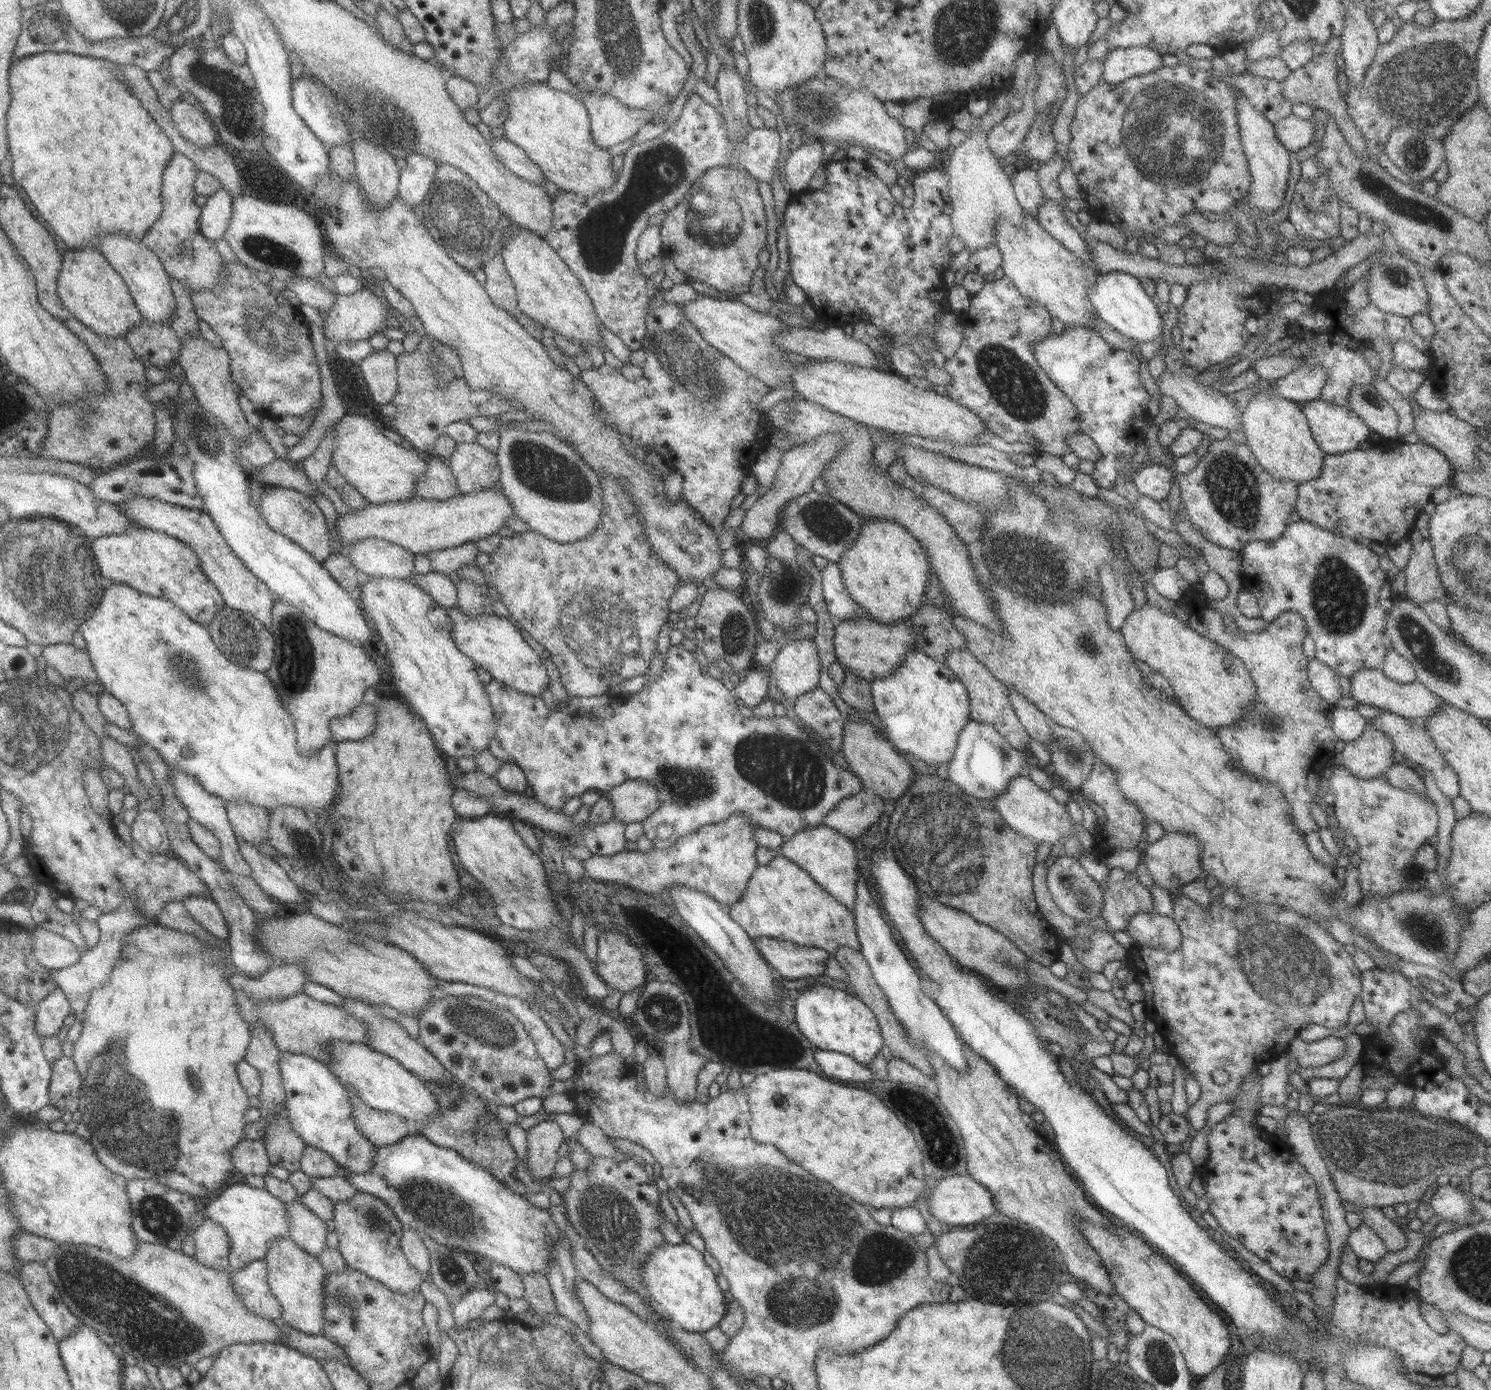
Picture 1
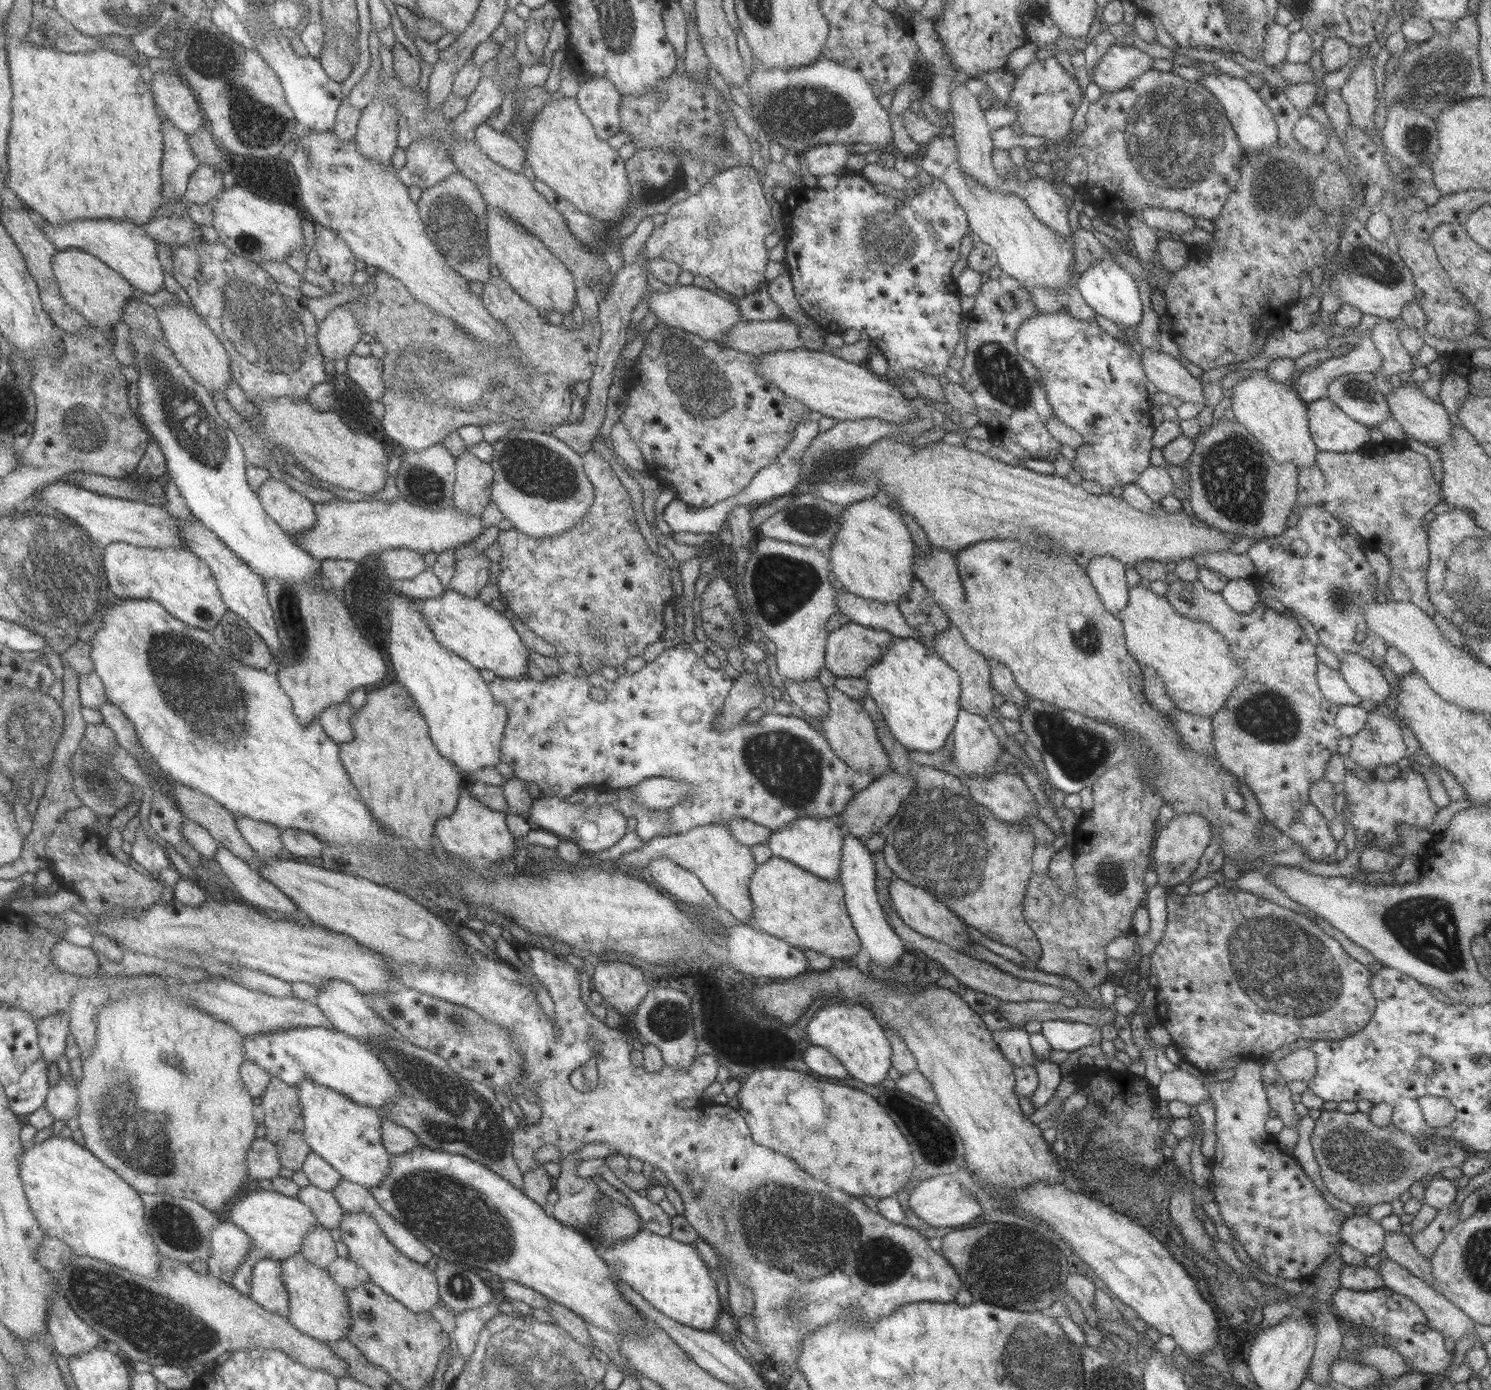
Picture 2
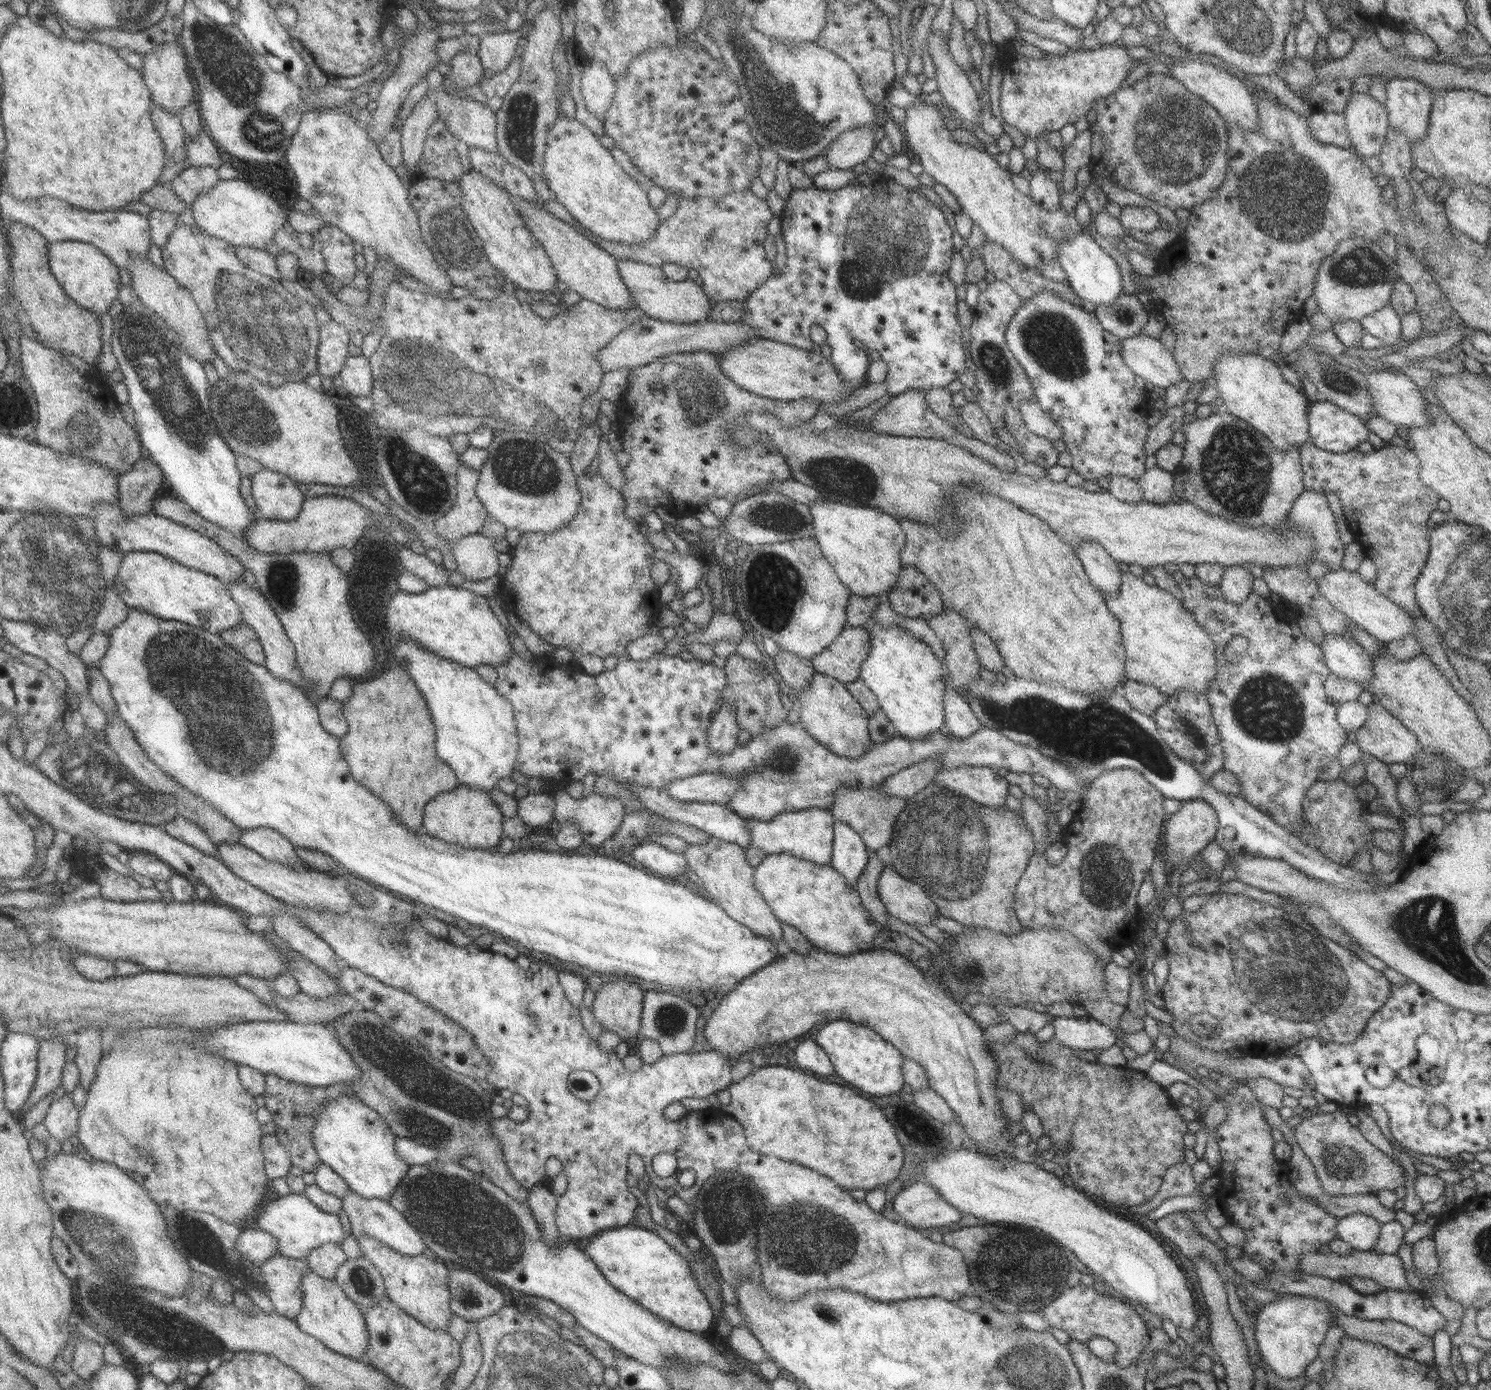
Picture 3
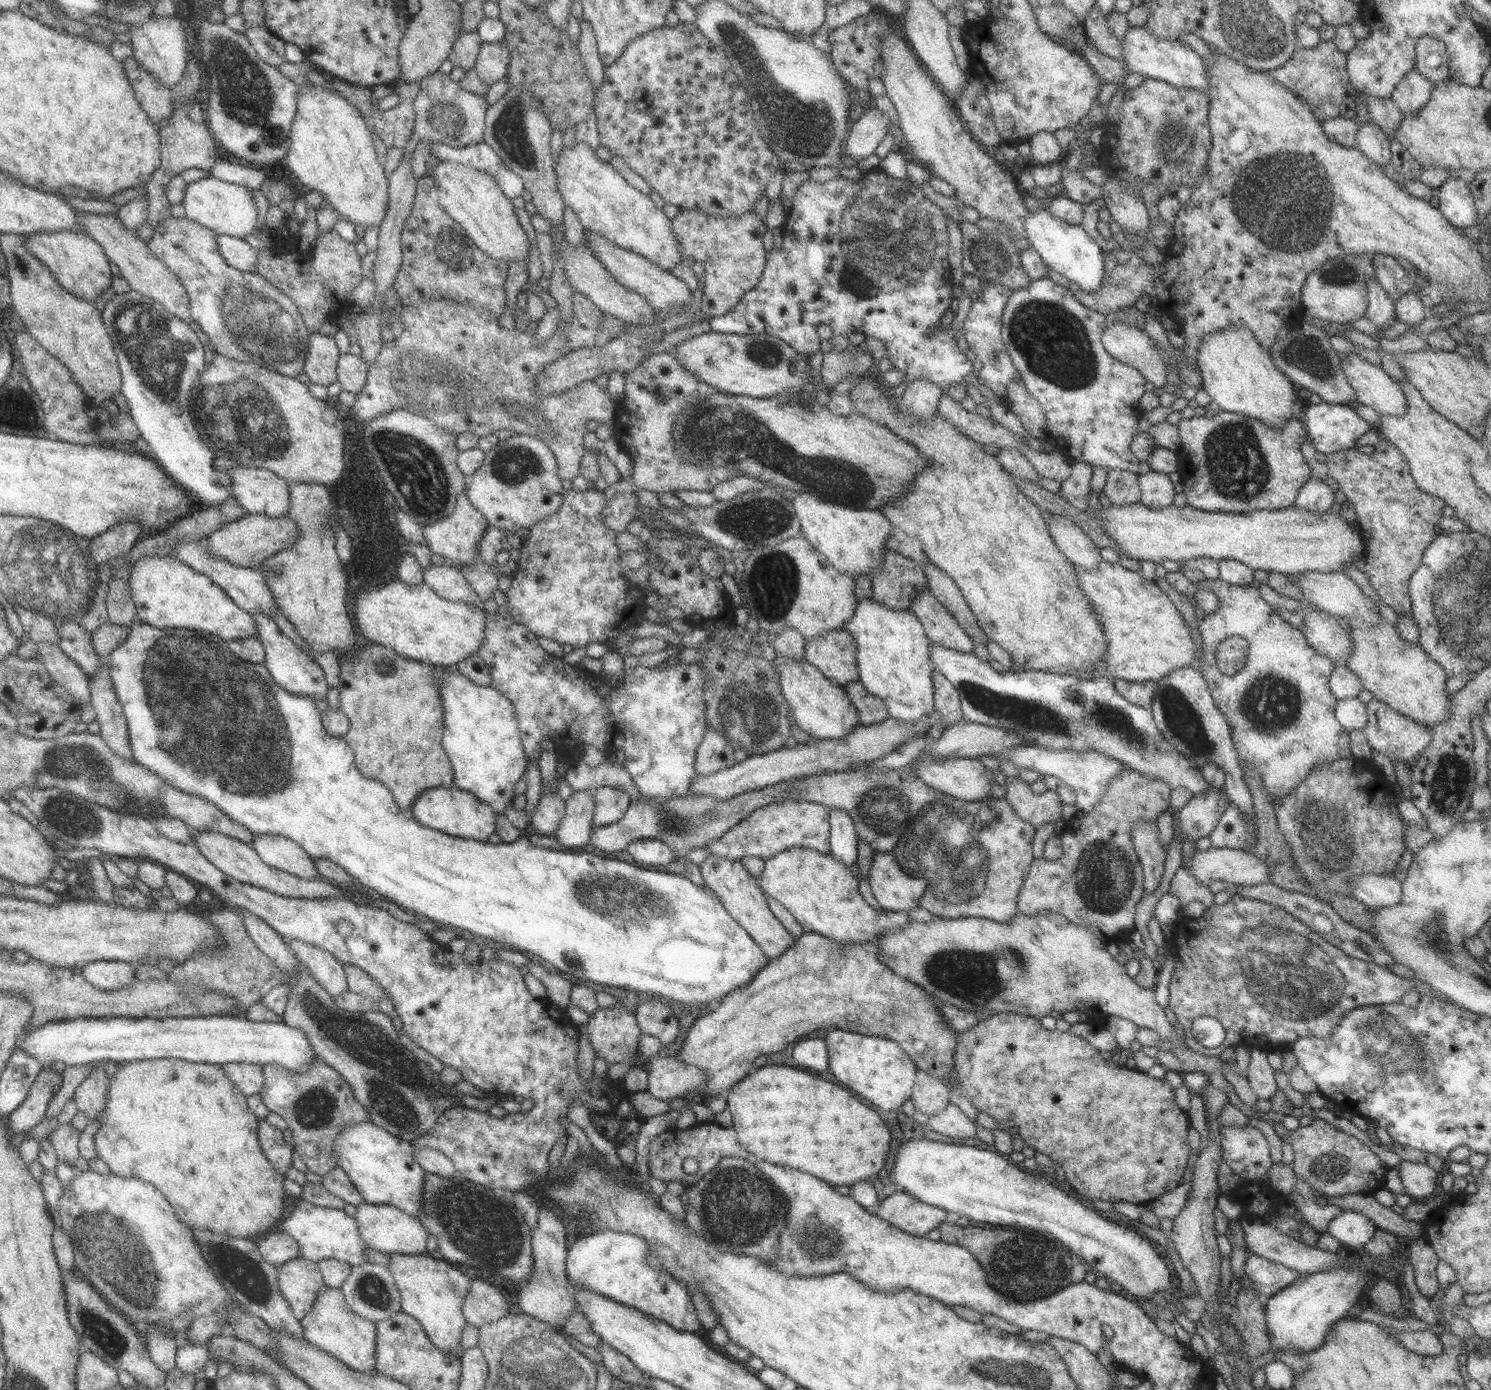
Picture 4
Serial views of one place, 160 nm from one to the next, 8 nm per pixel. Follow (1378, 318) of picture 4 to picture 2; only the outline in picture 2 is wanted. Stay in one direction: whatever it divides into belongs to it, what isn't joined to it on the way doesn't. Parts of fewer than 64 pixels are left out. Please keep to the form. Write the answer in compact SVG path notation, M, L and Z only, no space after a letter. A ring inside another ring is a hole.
M1392 319L1380 320L1371 330L1371 339L1383 354L1380 372L1387 378L1392 375L1407 377L1416 366L1411 361L1411 354L1402 346L1399 332L1392 324Z

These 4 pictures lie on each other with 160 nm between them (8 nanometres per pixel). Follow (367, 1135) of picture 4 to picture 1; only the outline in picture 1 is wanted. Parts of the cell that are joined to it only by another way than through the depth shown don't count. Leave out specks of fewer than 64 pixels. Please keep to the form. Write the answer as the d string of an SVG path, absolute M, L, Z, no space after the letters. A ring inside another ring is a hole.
M284 1052L279 1060L287 1094L288 1120L307 1146L327 1152L340 1166L356 1174L368 1172L375 1163L377 1145L372 1144L358 1128L353 1117L349 1092L335 1077L331 1067L311 1056Z

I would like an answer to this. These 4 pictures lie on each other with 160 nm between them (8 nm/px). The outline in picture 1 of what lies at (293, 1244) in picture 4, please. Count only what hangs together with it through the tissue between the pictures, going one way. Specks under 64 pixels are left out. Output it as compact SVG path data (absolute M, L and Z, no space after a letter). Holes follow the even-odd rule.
M204 1218L192 1238L195 1243L194 1260L198 1261L198 1264L204 1264L214 1270L228 1270L230 1238L220 1224L214 1224L210 1219Z

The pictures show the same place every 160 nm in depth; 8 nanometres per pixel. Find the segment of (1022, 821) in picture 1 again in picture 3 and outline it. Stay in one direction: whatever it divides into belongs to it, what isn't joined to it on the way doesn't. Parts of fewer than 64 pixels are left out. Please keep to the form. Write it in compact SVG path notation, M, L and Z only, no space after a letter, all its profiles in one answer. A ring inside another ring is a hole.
M991 767L940 769L935 773L933 783L987 807L1004 807L1010 795L1006 778Z

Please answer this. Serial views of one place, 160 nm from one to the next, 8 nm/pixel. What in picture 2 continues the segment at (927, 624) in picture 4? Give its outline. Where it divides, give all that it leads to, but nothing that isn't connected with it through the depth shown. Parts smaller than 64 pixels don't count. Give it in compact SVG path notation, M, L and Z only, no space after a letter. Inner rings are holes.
M950 625L946 630L940 631L935 636L934 648L942 660L945 660L959 674L960 688L958 702L962 709L973 712L976 715L998 717L995 713L992 694L993 683L991 682L990 666L987 658L977 650L974 650L958 627ZM990 713L990 714L989 714Z

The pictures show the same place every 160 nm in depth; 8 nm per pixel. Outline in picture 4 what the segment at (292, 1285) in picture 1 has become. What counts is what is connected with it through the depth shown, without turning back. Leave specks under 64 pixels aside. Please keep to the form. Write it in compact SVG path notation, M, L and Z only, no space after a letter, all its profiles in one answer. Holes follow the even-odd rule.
M327 1288L318 1293L314 1308L300 1320L304 1337L318 1351L322 1350L341 1360L352 1370L369 1374L377 1371L376 1328L377 1326L358 1316L348 1305L340 1288Z

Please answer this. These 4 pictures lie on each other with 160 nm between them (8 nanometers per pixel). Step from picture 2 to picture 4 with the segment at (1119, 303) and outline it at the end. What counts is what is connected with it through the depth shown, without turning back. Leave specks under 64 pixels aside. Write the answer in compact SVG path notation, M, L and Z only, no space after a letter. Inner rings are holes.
M1050 208L1029 212L1023 218L1023 230L1030 246L1038 252L1040 259L1053 271L1066 277L1086 292L1098 292L1104 278L1104 252L1080 225L1068 224L1055 217Z

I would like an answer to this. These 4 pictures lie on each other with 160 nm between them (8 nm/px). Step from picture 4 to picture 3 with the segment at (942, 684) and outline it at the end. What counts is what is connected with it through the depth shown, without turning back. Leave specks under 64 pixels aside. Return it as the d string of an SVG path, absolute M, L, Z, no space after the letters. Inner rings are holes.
M950 678L946 683L943 701L945 723L951 736L970 738L982 728L962 694L951 685Z

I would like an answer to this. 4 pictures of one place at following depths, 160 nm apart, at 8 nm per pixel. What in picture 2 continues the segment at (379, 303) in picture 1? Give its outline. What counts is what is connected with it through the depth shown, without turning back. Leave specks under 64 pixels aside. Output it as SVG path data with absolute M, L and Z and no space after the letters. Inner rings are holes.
M347 304L328 313L319 323L317 341L326 360L340 360L349 357L364 333L360 330L358 319Z

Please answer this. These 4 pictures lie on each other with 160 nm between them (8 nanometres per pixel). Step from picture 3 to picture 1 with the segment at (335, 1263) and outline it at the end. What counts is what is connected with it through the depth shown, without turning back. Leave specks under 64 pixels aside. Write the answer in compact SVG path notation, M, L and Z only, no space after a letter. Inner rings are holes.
M299 1200L286 1203L284 1206L290 1219L288 1238L308 1254L319 1257L327 1246L326 1222L304 1207Z

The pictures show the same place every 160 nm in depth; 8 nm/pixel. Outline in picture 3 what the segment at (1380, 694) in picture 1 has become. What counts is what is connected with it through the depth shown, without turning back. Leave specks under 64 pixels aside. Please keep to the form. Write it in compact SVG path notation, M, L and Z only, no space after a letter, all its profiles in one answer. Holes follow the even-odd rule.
M1326 633L1321 649L1332 674L1362 683L1366 690L1373 675L1373 658L1364 651L1362 645L1351 637Z

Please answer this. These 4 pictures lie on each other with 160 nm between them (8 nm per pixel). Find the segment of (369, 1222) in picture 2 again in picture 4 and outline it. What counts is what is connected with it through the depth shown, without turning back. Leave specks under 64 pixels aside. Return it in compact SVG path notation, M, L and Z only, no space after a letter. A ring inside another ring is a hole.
M398 1253L386 1255L389 1255L388 1270L392 1272L402 1297L401 1311L413 1316L422 1325L428 1339L436 1349L461 1359L464 1351L460 1348L460 1339L467 1325L462 1305L470 1290L470 1278L462 1274L460 1270L452 1268L444 1259Z

